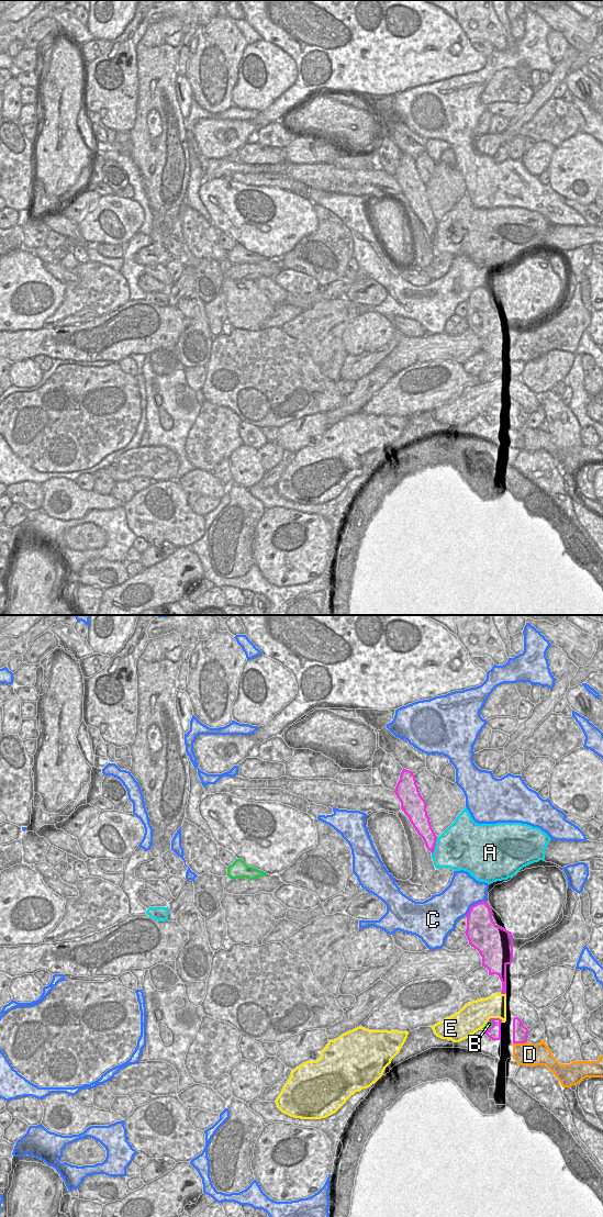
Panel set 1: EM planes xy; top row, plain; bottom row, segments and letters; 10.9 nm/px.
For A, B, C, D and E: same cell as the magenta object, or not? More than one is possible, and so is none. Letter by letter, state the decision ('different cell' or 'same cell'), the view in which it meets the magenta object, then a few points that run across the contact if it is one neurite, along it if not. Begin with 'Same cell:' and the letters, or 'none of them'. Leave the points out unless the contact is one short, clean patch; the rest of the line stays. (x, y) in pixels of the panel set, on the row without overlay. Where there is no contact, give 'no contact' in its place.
Same cell: none of them
A: different cell; meets magenta in xy
B: different cell; meets magenta in xy; line xy (491, 405), (492, 410), (484, 415)
C: different cell; meets magenta in xy
D: different cell; meets magenta in xy; line xy (526, 426), (513, 428)
E: different cell; meets magenta in xy

